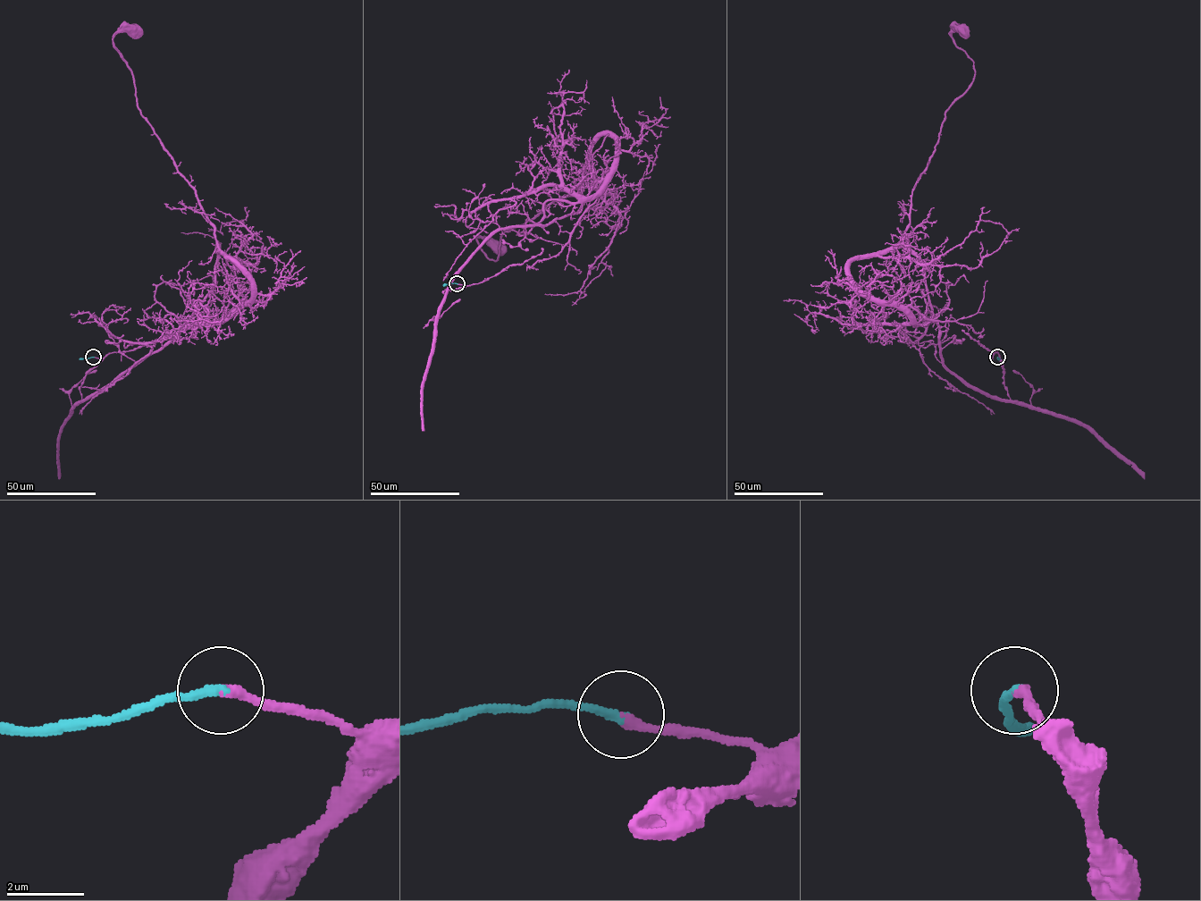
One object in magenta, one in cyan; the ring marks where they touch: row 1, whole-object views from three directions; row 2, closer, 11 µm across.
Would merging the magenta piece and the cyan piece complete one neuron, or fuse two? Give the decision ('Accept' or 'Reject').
Accept

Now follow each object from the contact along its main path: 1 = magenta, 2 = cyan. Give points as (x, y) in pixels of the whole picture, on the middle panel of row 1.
1: (457, 283), (446, 296), (493, 233), (576, 213), (582, 182), (505, 231), (495, 260), (476, 239), (498, 248)
2: (457, 283), (442, 285)

